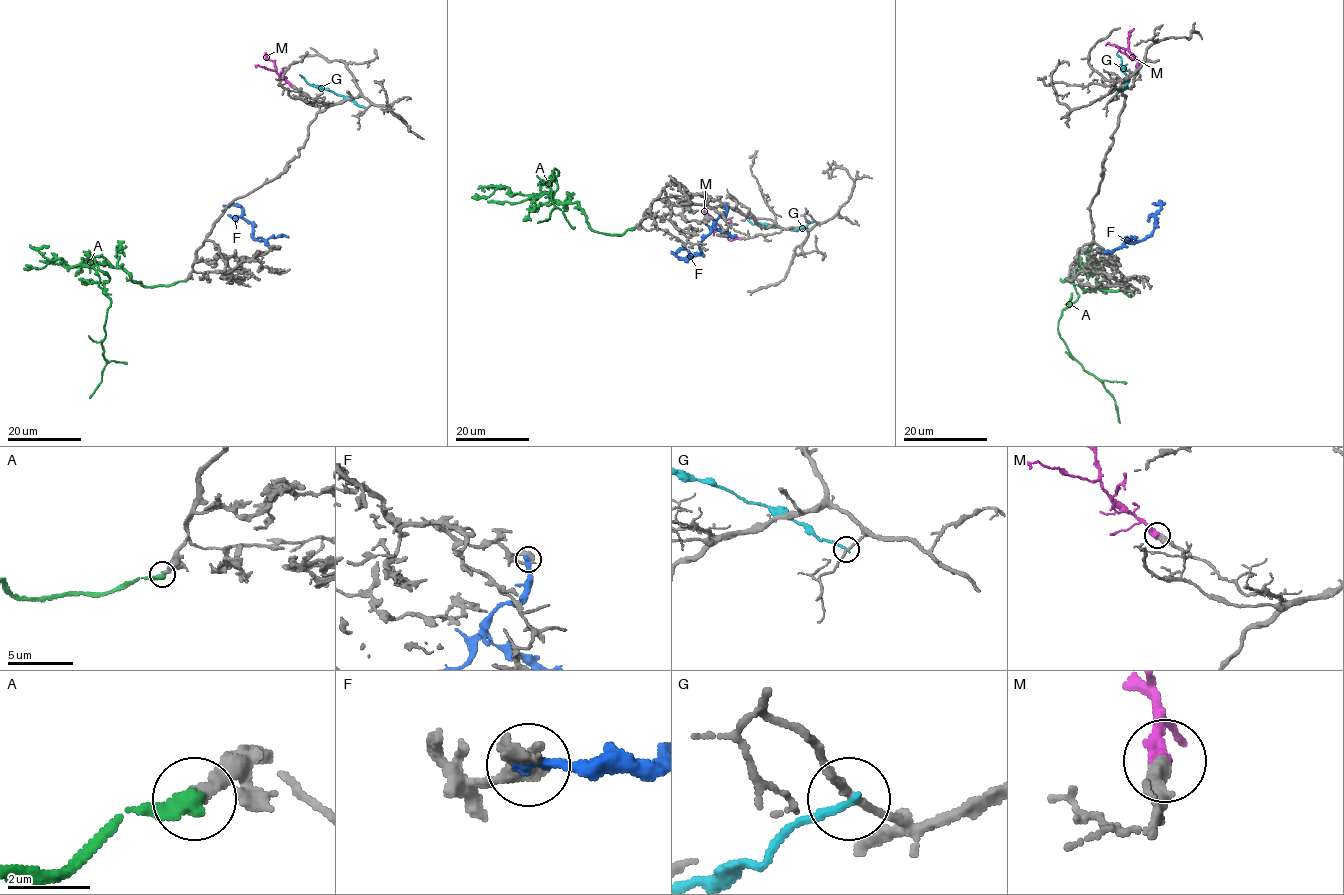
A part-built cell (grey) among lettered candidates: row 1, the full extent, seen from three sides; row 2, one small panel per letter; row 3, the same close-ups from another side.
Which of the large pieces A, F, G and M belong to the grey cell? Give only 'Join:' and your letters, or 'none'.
Join: M

